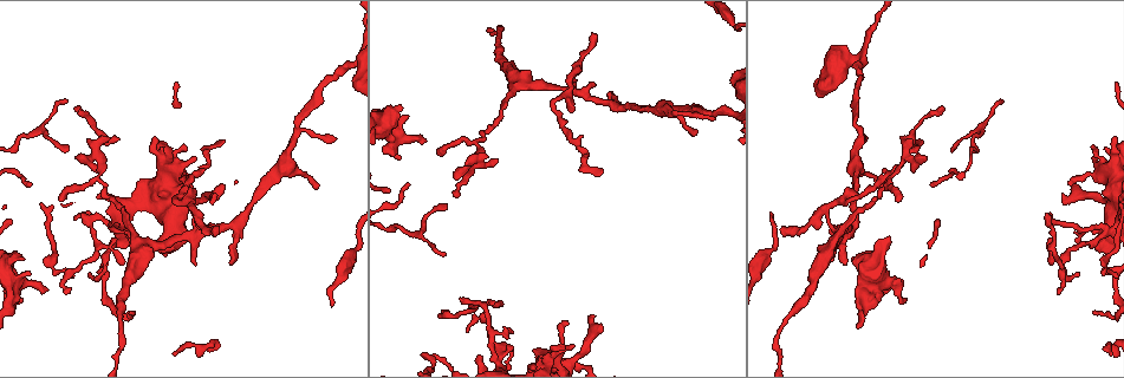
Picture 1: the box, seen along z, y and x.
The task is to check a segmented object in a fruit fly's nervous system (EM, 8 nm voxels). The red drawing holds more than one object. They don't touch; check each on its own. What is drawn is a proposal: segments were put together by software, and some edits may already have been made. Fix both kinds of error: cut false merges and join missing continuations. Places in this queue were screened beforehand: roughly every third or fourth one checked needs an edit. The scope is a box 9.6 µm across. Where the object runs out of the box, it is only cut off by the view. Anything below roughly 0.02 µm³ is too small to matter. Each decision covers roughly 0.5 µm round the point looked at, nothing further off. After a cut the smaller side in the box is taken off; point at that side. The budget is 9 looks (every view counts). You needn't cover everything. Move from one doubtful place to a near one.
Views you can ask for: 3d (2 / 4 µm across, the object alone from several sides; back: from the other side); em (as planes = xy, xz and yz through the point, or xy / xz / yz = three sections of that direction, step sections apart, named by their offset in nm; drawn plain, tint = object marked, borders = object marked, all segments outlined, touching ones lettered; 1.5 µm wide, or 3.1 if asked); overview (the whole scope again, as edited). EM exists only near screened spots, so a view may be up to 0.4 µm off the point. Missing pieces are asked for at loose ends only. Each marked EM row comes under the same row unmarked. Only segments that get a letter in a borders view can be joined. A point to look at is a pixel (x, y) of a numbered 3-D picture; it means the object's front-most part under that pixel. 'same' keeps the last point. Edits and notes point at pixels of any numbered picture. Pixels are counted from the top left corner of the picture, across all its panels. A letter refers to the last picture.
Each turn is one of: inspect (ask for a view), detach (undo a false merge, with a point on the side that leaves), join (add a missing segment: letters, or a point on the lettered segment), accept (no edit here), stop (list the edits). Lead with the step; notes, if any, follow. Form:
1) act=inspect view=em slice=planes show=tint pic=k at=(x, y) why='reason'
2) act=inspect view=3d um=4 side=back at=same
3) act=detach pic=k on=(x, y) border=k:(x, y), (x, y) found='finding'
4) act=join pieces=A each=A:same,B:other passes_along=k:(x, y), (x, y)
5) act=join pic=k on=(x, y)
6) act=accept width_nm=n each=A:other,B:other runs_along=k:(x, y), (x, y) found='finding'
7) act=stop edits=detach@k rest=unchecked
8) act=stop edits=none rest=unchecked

act=inspect view=em slice=planes show=borders pic=1 at=(780, 231) why='thin end'

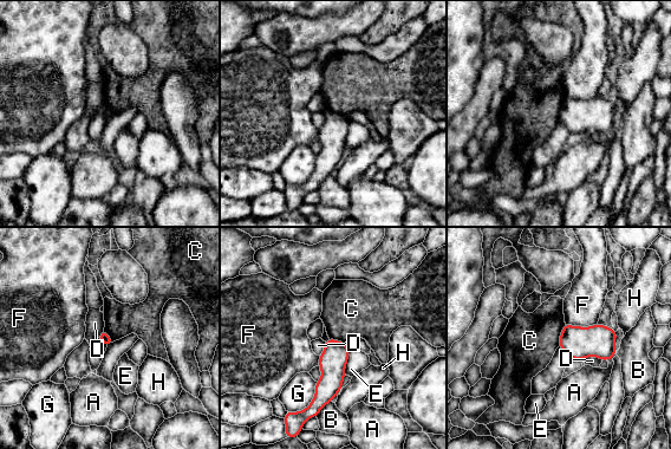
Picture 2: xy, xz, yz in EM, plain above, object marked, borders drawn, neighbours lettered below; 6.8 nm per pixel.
act=accept each=A:other,B:other,C:other,D:other,E:other,F:other,G:other,H:other runs_along=2:(336, 343), (331, 383), (316, 409) found='none of them fits'

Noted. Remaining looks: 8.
act=inspect view=em slice=planes show=borders pic=1 at=(1050, 217) why='abrupt turn'

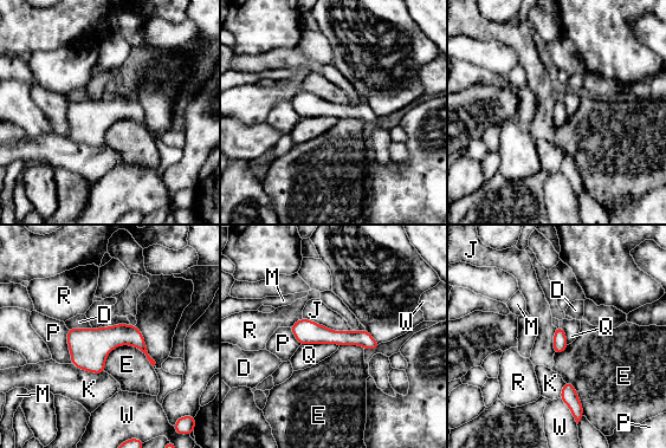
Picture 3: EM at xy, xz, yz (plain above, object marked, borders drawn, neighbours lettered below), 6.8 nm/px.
act=accept each=D:other,E:other,J:other,K:other,M:other,P:other,Q:other,R:other,W:other border=3:(338, 344), (303, 343), (301, 345) found='all the same cell'

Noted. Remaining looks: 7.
act=inspect view=em slice=xz step=4 show=borders pic=1 at=(593, 316) why='branch stops here'

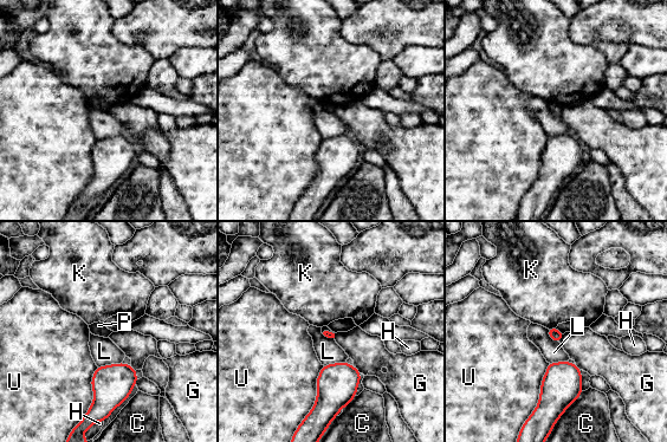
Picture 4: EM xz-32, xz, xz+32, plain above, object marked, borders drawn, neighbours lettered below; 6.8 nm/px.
act=inspect view=em slice=planes show=borders at=same why='cut it another way'

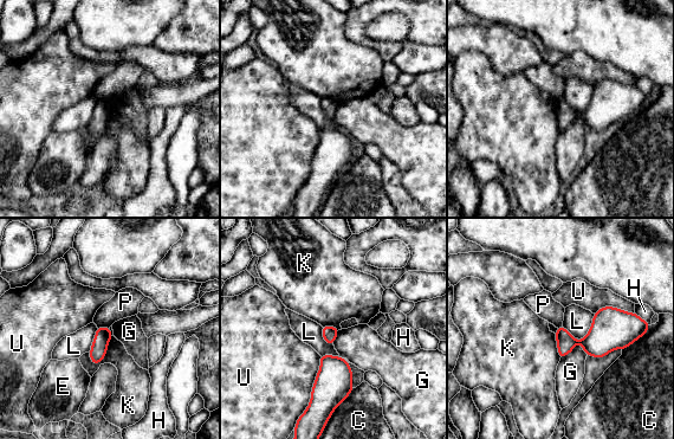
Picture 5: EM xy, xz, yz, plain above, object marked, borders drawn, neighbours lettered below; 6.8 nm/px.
act=accept each=C:other,E:other,G:other,H:other,K:other,L:other,P:other,U:other border=5:(112, 336), (105, 356), (94, 365) found='none of them fits'

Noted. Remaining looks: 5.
act=inspect view=3d um=4 pic=1 at=(20, 303) why='an open end'

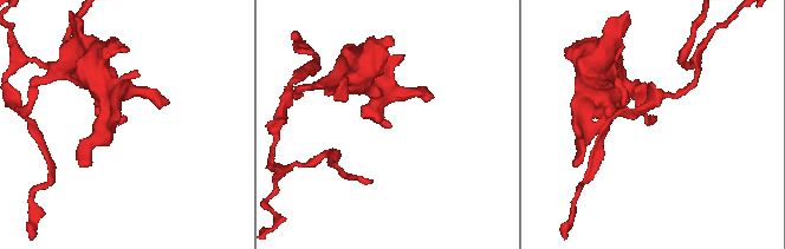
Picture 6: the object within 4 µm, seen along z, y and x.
act=inspect view=em slice=planes show=borders pic=6 at=(388, 120)

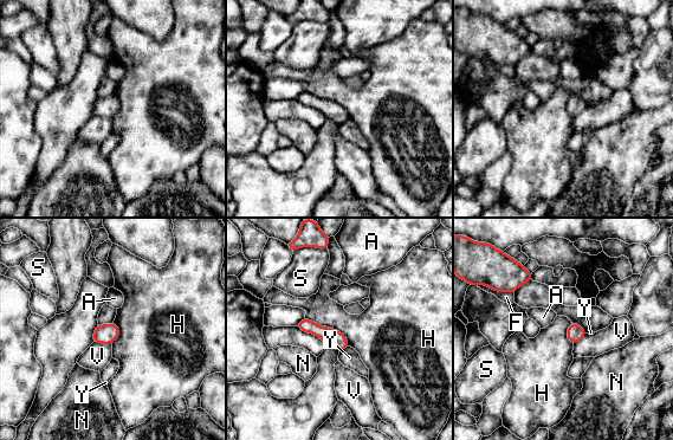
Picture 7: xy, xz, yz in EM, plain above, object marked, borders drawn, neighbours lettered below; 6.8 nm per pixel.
act=accept each=A:other,F:other,H:other,N:other,S:other,V:other,Y:other found='none of them fits'

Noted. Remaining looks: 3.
act=stop edits=none rest=unchecked

